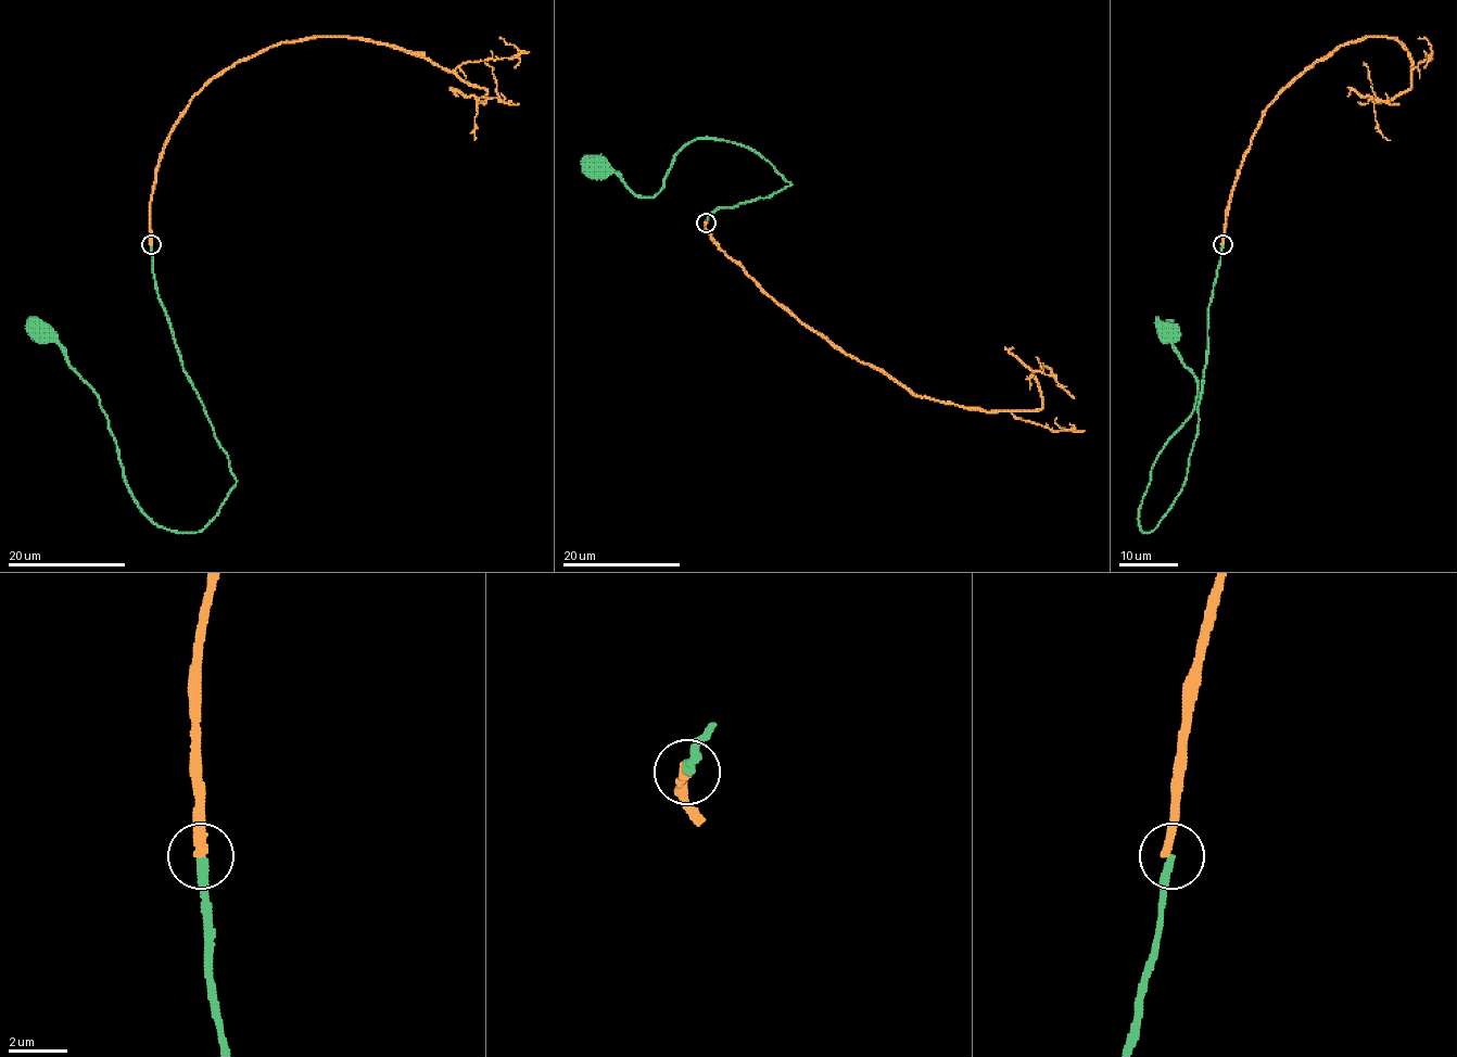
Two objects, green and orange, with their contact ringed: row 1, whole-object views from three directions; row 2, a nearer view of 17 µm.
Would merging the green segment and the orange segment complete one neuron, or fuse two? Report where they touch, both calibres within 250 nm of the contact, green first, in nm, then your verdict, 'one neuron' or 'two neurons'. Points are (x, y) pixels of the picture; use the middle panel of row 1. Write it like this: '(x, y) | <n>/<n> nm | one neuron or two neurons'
(706, 223) | 240/300 nm | two neurons

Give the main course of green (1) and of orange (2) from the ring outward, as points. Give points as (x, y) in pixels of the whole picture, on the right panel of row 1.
1: (1224, 244), (1185, 484), (1145, 532), (1138, 511), (1151, 467), (1196, 395), (1196, 379), (1167, 330)
2: (1221, 244), (1244, 152), (1294, 78), (1333, 49), (1393, 37), (1411, 61), (1411, 86), (1373, 102), (1364, 62)

